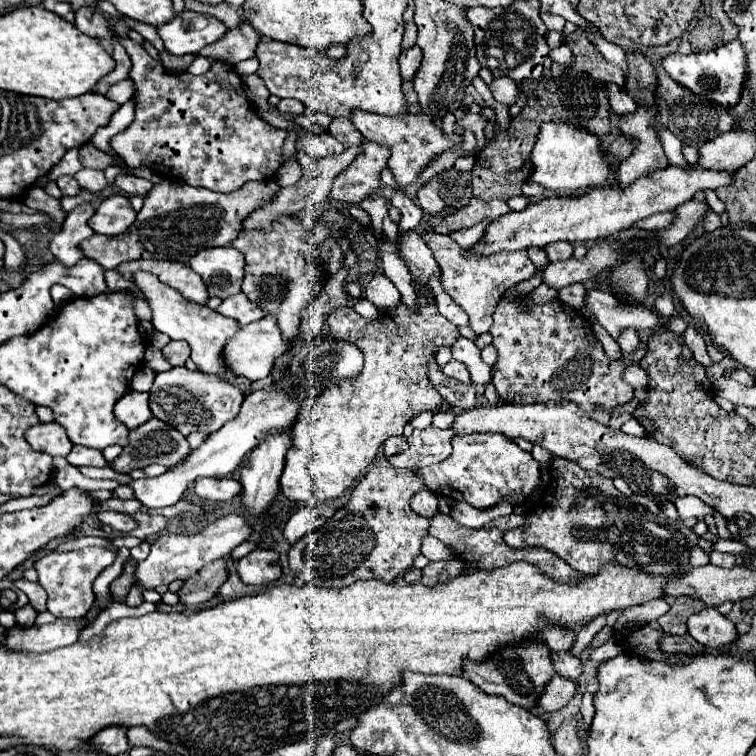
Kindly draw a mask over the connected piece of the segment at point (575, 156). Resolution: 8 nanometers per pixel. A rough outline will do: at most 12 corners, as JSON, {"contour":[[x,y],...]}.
{"contour":[[544,123],[530,181],[586,193],[608,177],[600,141]]}

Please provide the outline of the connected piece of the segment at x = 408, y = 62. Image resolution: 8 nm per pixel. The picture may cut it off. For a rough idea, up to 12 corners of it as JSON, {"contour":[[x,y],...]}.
{"contour":[[420,47],[400,55],[402,79],[412,79],[422,63]]}

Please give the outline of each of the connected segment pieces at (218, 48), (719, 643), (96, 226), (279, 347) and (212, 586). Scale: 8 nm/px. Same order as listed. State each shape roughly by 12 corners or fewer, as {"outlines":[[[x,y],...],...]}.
{"outlines":[[[248,23],[228,29],[224,39],[200,55],[226,57],[236,65],[254,57],[260,35]],[[716,607],[688,619],[688,633],[708,649],[738,637],[736,625]],[[126,195],[100,203],[88,225],[94,233],[124,233],[136,219]],[[274,315],[242,327],[224,357],[236,375],[264,379],[292,347]],[[228,557],[202,567],[178,591],[178,603],[198,607],[228,577]]]}

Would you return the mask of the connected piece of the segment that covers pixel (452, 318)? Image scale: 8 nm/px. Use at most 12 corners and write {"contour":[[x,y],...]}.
{"contour":[[430,279],[438,313],[456,327],[468,325],[468,315],[458,307],[440,281]]}

